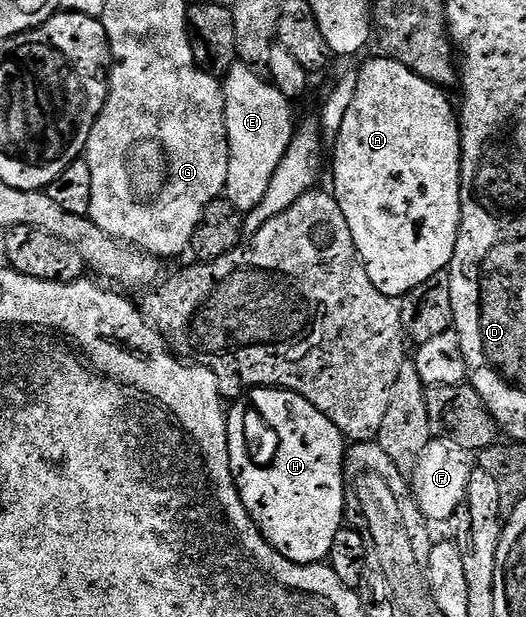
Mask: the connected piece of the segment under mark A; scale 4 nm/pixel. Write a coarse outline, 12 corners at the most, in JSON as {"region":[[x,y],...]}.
{"region":[[389,57],[358,67],[331,182],[367,279],[444,273],[461,126]]}

